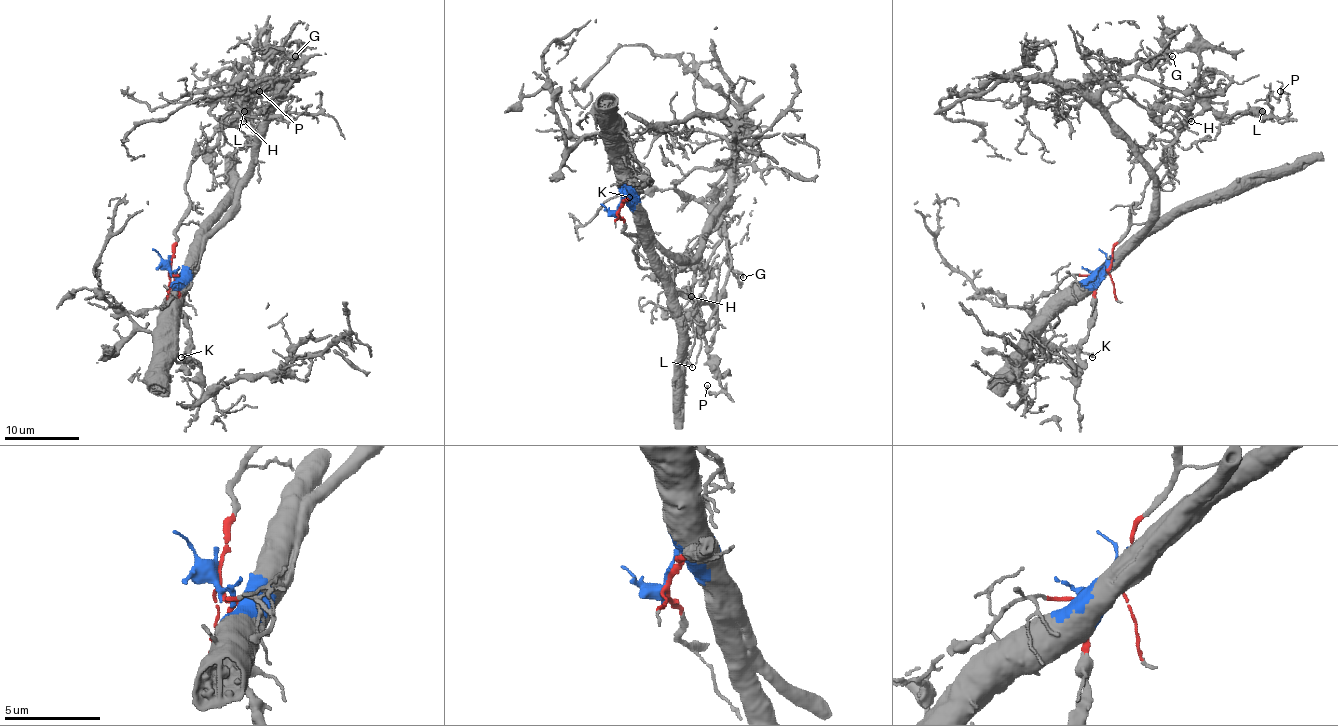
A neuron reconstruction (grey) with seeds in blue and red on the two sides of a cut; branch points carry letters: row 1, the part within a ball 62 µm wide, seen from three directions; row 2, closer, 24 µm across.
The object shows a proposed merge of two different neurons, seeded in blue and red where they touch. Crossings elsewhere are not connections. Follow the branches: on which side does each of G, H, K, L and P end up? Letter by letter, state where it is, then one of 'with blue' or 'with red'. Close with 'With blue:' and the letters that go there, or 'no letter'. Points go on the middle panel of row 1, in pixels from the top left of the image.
G: place (743, 277); with red
H: place (691, 296); with red
K: place (629, 197); with red
L: place (692, 367); with red
P: place (707, 385); with red
With blue: no letter

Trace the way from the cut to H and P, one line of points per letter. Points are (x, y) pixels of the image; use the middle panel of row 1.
H: (619, 211), (623, 231), (638, 239), (636, 261), (645, 268), (657, 268), (679, 291), (692, 283), (690, 296)
P: (619, 211), (623, 231), (638, 239), (636, 261), (692, 300), (722, 388), (707, 386)

